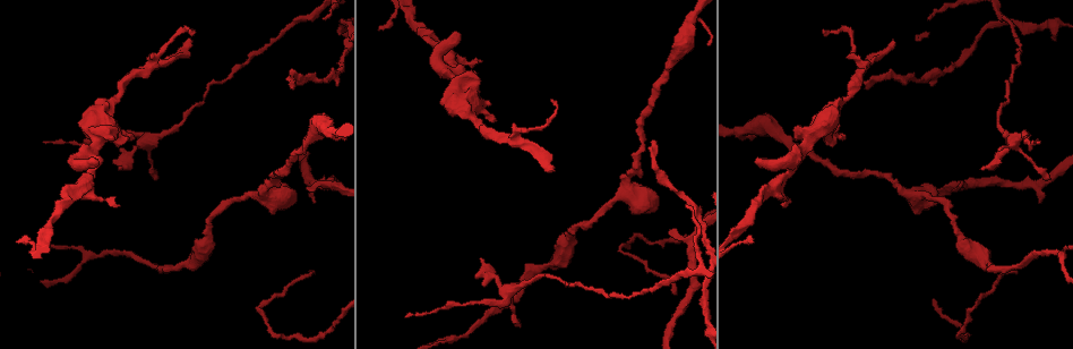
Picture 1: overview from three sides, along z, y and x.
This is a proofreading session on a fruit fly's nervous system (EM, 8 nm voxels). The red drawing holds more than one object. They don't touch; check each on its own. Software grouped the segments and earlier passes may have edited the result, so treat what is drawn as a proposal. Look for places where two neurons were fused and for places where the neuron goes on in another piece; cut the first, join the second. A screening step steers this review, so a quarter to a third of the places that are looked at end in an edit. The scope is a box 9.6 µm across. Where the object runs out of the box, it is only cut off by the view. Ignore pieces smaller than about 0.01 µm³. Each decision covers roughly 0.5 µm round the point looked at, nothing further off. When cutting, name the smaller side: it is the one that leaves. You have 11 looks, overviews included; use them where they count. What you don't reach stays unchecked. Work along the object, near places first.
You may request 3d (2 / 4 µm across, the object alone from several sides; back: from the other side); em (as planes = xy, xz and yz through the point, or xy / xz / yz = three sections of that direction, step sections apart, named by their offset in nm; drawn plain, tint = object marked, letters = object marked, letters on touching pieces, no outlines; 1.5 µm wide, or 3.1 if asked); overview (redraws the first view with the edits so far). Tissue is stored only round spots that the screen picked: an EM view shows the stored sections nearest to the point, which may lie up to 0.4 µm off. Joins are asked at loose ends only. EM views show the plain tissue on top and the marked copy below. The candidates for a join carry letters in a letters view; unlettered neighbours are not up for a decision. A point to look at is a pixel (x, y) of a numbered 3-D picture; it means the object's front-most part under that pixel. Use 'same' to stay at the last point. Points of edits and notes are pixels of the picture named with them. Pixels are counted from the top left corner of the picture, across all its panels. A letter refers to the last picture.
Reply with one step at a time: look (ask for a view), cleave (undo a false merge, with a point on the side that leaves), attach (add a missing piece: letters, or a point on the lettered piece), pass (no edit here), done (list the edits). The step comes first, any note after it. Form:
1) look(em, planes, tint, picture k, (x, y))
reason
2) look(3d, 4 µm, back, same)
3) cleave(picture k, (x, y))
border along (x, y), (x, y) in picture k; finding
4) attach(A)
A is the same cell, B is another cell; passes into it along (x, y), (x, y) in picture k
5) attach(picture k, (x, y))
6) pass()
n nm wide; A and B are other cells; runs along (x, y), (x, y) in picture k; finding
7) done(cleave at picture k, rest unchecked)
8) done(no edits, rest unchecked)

look(3d, 4 µm, picture 1, (316, 201))
free end

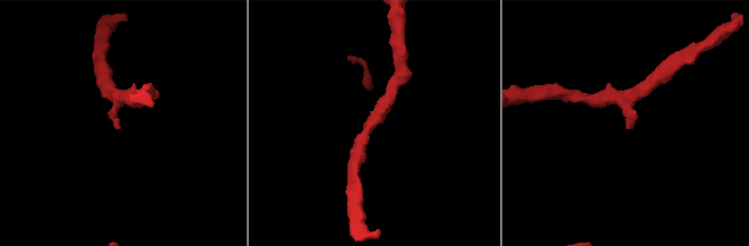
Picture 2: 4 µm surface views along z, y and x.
look(em, planes, letters, picture 2, (633, 127))
arms of 170, 220 nm; shape alone is not enough

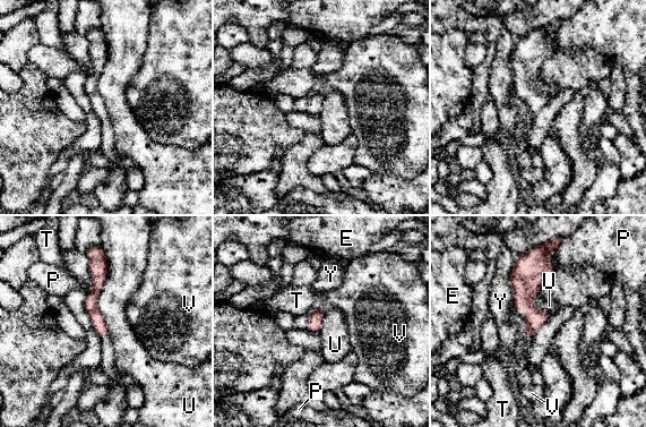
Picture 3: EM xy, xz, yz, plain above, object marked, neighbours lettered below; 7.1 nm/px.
pass()
100 nm wide; E, P, T, U, V and Y are other cells; border along (104, 256), (97, 309), (109, 333) in picture 3; none of them fits

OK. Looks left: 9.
look(3d, 2 µm, picture 1, (148, 144))
sudden change in width

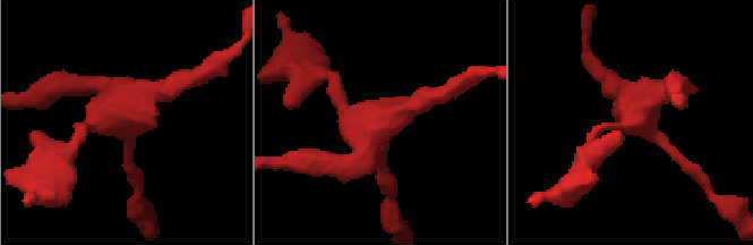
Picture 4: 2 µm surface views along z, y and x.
look(em, planes, letters, picture 4, (636, 112))
now the EM

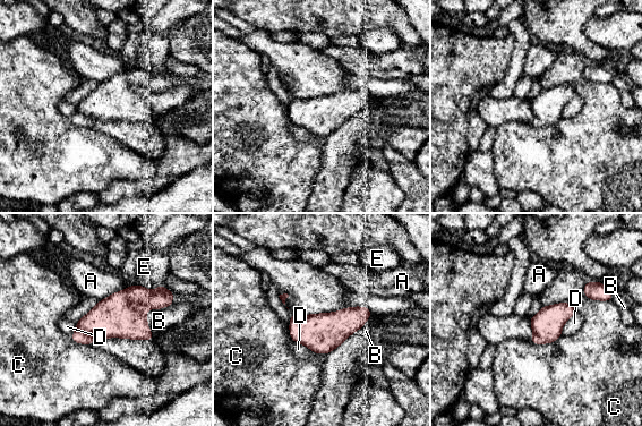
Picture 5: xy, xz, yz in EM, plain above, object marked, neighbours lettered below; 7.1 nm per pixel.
pass()
220 nm wide; A, B, C, D and E are other cells; border along (576, 312), (564, 324), (561, 333) in picture 5; all the same neuron

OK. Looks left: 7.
look(em, planes, letters, picture 1, (1039, 141))
branch stops here

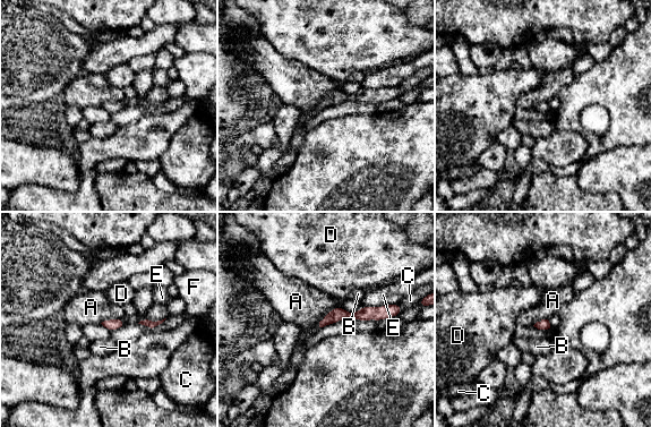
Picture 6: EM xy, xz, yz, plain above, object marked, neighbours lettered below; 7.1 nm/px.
pass()
80 nm wide; A, B, C, D, E and F are other cells; border along (340, 306), (332, 309), (318, 326) in picture 6; no lettered piece goes on from it

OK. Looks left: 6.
look(3d, 4 µm, picture 1, (209, 233))
sudden change in width

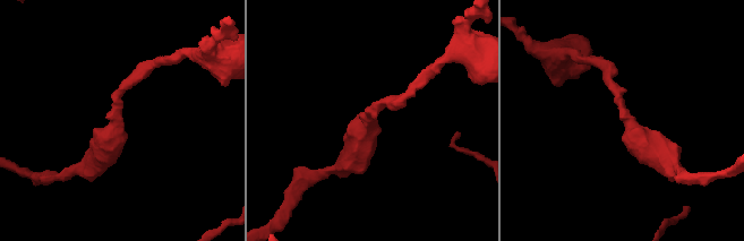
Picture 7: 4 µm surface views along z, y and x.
look(em, planes, tint, picture 7, (626, 116))
arms of 180, 480 nm; now the EM

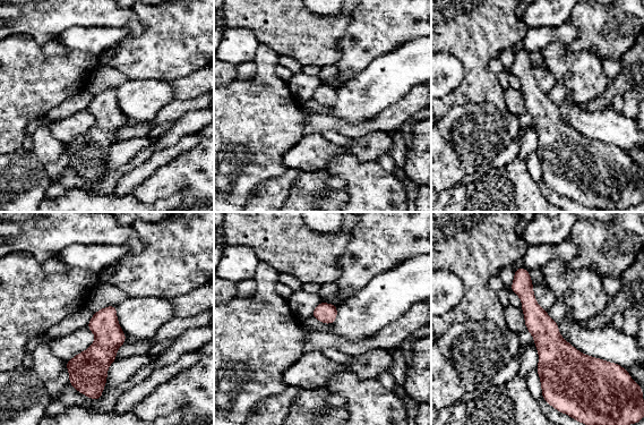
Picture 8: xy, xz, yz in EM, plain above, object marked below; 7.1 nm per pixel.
look(em, planes, letters, same)

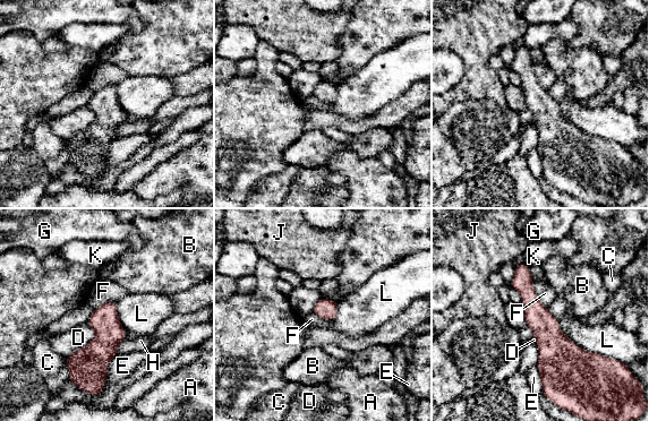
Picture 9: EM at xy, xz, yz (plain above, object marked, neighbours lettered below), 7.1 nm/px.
pass()
150 nm wide; A, B, C, D, E, F, G, H, J, K and L are other cells; continuous, no second neuron

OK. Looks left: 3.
done(no edits, rest unchecked)

